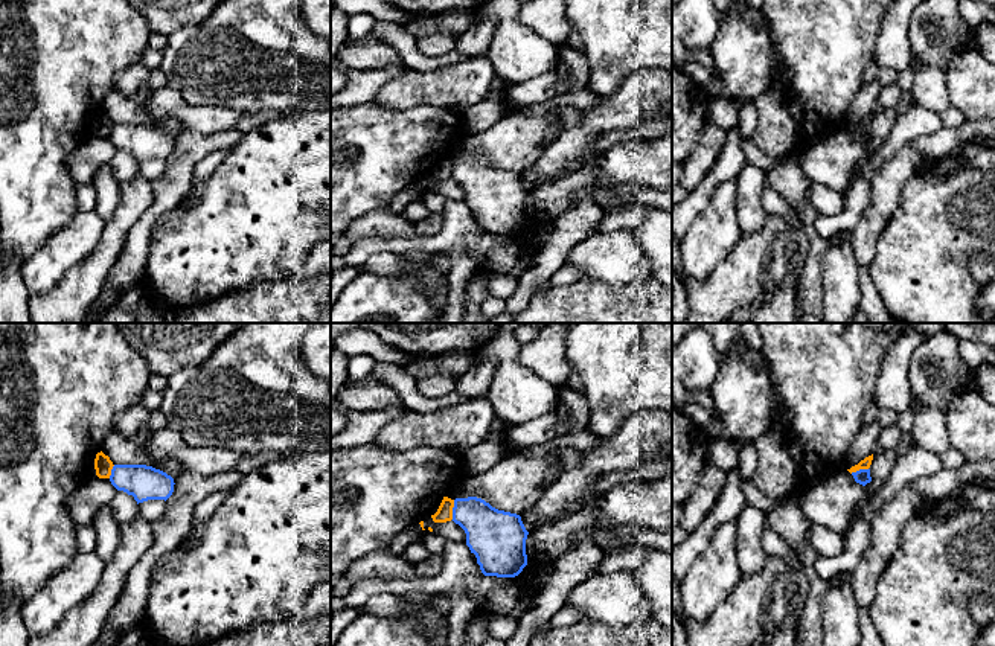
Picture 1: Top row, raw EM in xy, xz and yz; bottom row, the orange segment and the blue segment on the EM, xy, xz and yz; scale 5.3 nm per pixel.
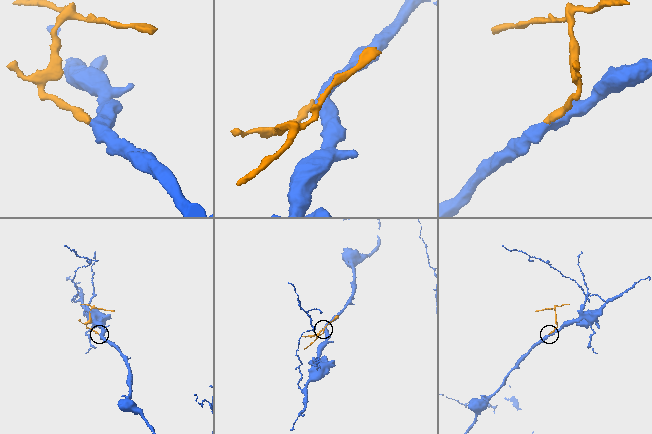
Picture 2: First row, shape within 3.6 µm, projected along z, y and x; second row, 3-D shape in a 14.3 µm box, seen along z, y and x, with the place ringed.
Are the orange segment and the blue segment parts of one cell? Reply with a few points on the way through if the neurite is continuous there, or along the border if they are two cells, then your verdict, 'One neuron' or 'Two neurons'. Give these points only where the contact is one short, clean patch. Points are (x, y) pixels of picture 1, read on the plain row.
Boundary: xz (454, 159), (451, 177). Two neurons

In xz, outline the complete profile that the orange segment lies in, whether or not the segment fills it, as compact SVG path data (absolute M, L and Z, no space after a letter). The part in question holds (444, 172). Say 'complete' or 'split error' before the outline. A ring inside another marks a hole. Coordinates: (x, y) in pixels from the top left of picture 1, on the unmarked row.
complete | M443 155L437 171L431 174L434 181L446 181L453 178L454 158Z

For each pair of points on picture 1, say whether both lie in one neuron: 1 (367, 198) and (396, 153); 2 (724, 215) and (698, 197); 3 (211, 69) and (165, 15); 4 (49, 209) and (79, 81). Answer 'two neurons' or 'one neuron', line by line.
1: one neuron
2: two neurons
3: two neurons
4: one neuron

